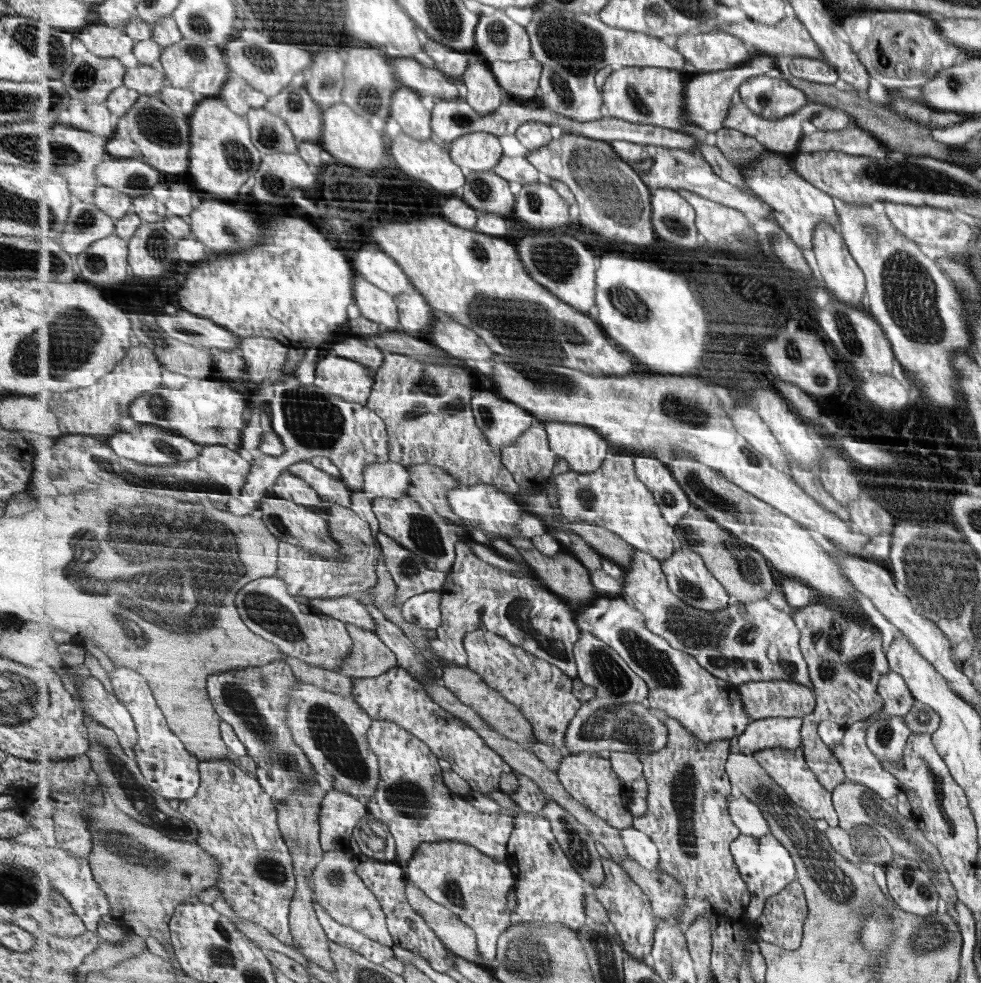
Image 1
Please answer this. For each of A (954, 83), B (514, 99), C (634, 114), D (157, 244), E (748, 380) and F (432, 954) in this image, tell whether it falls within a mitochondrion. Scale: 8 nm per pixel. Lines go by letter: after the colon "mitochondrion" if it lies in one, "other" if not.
A: other
B: other
C: other
D: mitochondrion
E: other
F: other

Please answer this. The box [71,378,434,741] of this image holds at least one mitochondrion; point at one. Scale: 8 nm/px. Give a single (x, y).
(175, 611)

